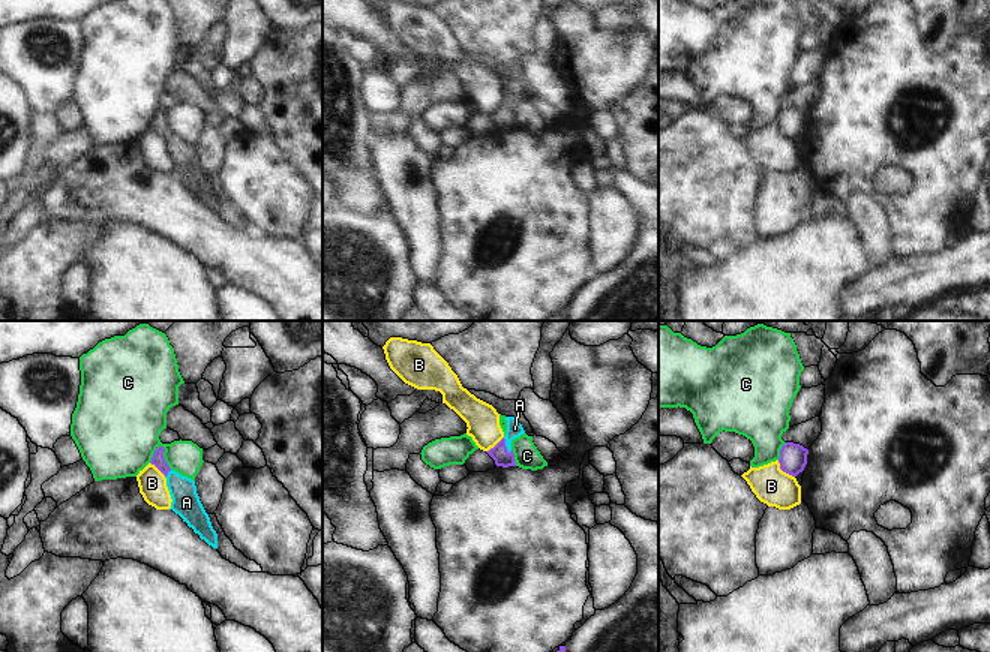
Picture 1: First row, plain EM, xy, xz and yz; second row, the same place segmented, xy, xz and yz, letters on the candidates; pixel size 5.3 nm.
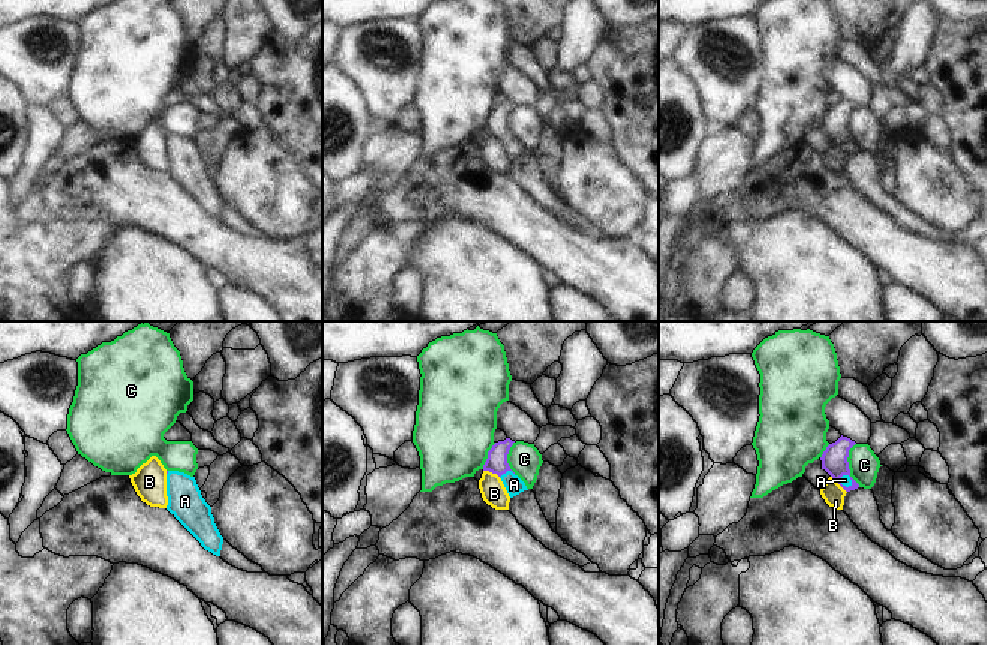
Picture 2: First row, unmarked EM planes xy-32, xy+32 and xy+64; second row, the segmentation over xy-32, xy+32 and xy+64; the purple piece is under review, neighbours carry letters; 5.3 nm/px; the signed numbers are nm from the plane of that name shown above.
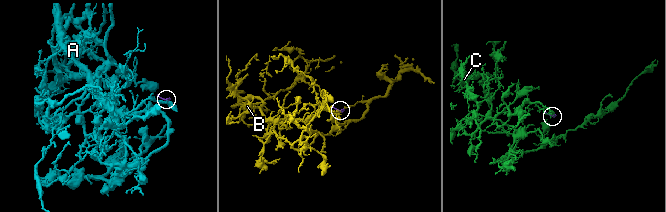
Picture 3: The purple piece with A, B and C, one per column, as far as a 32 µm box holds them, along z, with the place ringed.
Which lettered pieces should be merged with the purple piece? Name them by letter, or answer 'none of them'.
A

